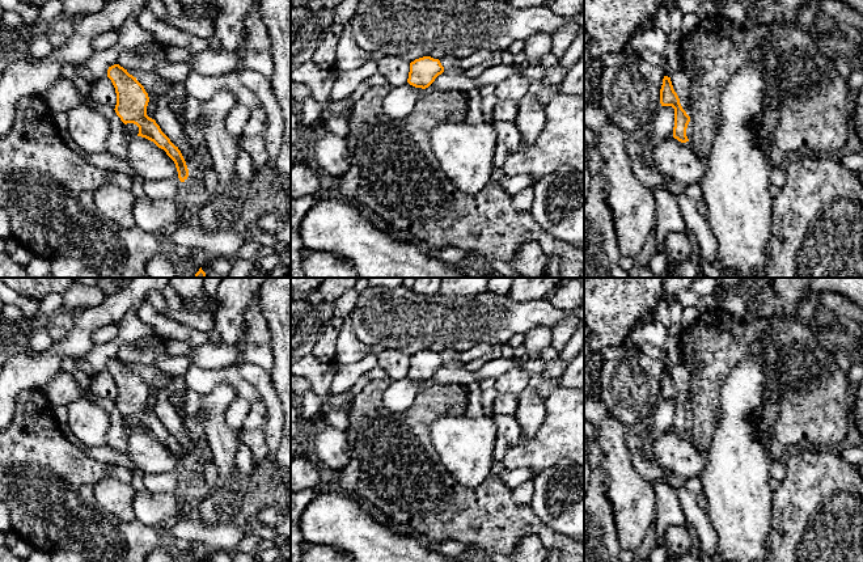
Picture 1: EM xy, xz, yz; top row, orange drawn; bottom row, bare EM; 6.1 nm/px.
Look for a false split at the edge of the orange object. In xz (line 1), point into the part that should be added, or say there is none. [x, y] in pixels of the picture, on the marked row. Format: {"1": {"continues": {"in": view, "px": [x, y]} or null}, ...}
{"1": {"continues": null}}

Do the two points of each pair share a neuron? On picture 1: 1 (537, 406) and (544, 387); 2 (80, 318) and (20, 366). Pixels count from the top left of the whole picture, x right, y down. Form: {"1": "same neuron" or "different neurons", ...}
{"1": "same neuron", "2": "same neuron"}

